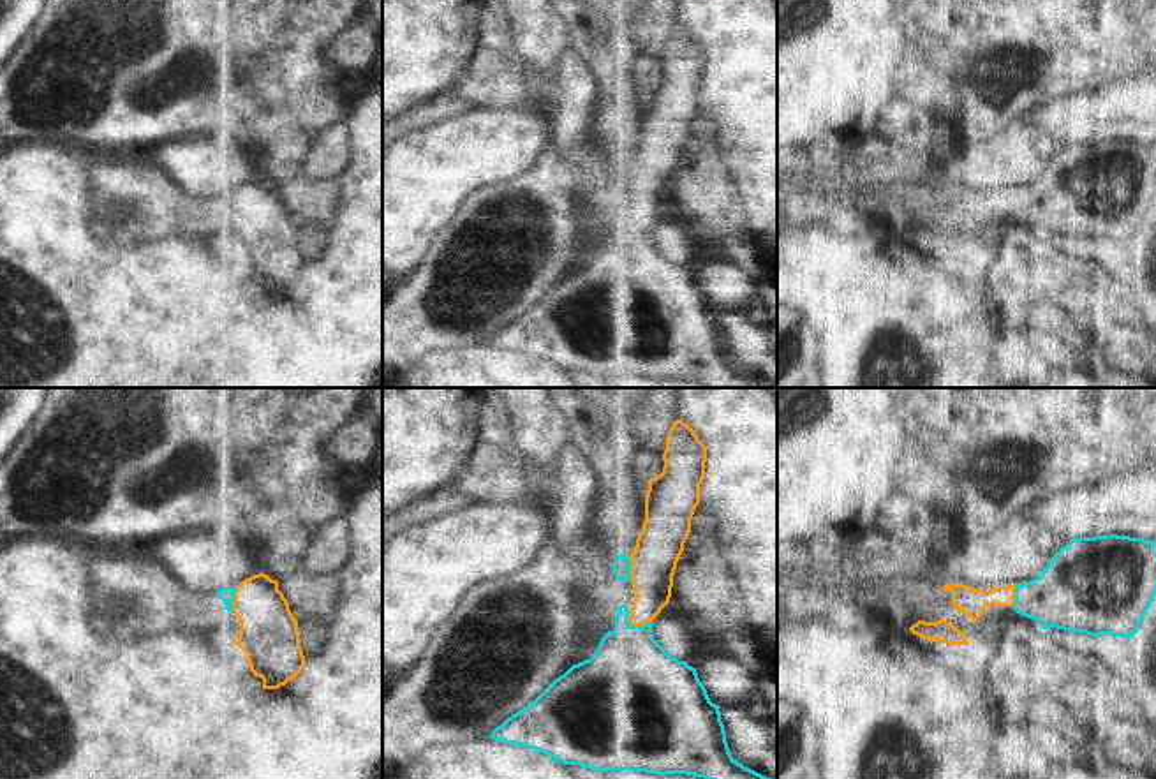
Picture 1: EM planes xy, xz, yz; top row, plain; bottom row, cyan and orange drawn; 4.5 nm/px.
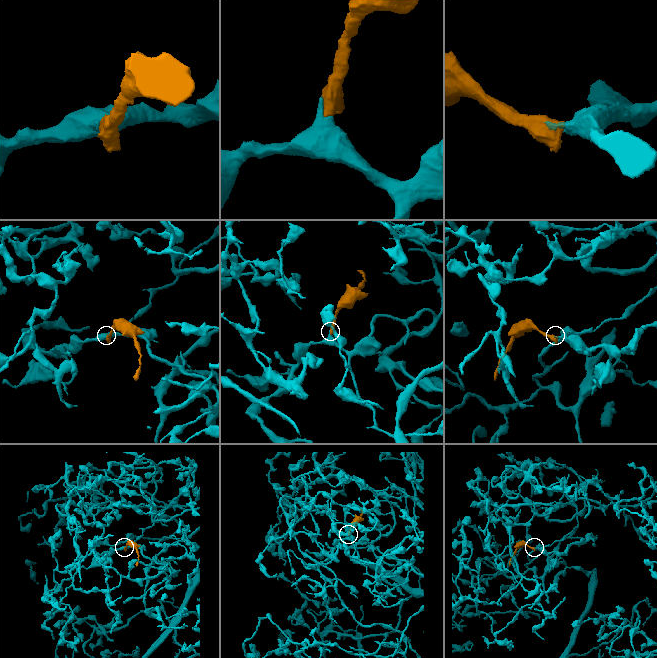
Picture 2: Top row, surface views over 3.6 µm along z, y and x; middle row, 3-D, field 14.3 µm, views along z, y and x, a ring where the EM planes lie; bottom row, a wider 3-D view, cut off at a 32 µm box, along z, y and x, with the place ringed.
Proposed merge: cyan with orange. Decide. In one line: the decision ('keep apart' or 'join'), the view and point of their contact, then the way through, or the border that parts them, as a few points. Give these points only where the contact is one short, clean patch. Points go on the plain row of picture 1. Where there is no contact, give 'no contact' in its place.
join; meets cyan in xz at (637, 231); runs through xz (631, 286), (631, 242), (637, 231), (651, 201), (651, 178)

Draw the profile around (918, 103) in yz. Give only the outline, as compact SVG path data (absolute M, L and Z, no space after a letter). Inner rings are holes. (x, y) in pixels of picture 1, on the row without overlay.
M920 85L897 104L885 129L900 153L918 160L934 155L950 137L943 104Z

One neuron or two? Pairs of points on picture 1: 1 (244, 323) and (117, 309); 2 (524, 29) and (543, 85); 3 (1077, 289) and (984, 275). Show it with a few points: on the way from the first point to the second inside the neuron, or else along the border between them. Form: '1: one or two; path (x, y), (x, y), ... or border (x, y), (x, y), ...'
1: one; path (212, 323), (198, 318), (148, 318)
2: one; path (536, 43), (540, 71)
3: two; border (996, 258), (1005, 284), (1007, 319)

